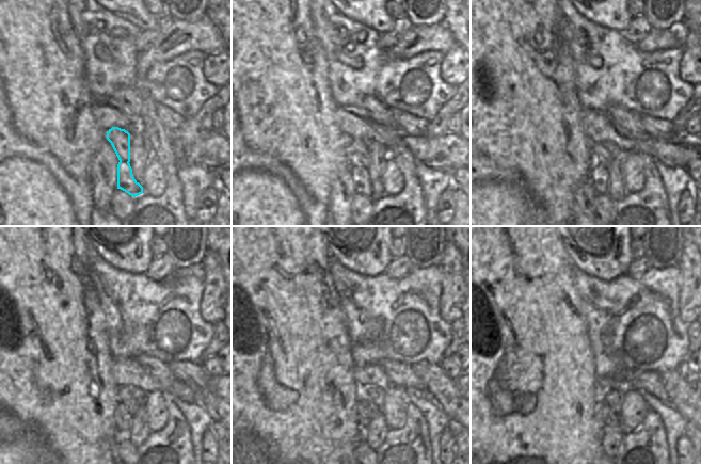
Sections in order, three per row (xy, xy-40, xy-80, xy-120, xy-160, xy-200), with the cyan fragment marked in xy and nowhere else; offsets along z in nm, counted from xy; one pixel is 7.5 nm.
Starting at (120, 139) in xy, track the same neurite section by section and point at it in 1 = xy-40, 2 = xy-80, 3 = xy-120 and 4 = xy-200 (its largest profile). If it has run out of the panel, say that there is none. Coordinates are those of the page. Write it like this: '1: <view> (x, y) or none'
1: xy-40 (359, 148)
2: xy-80 (599, 175)
3: xy-120 (124, 412)
4: xy-200 (605, 417)

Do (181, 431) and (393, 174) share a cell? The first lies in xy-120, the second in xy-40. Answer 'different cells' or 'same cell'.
different cells

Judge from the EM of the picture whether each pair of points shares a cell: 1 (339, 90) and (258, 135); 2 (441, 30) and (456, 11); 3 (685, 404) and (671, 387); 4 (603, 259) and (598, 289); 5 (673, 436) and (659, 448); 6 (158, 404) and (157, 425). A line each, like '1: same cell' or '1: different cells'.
1: different cells
2: different cells
3: same cell
4: different cells
5: different cells
6: same cell

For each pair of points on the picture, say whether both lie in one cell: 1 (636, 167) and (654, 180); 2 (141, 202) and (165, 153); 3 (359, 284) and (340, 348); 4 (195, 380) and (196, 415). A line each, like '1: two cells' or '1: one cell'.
1: two cells
2: one cell
3: two cells
4: two cells

